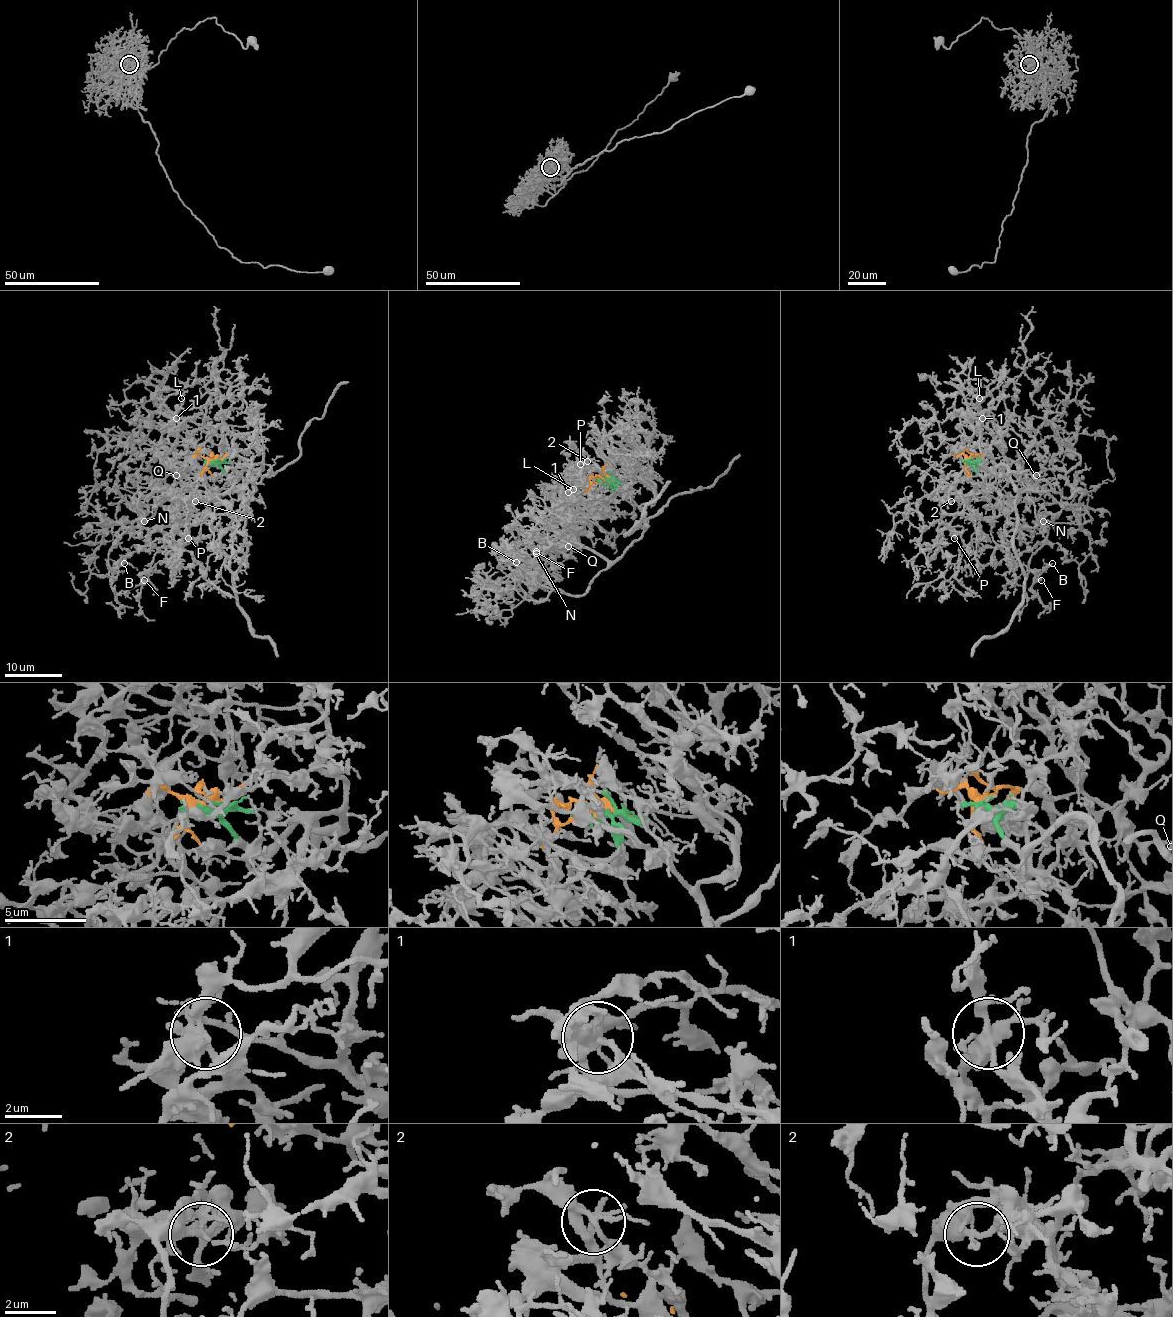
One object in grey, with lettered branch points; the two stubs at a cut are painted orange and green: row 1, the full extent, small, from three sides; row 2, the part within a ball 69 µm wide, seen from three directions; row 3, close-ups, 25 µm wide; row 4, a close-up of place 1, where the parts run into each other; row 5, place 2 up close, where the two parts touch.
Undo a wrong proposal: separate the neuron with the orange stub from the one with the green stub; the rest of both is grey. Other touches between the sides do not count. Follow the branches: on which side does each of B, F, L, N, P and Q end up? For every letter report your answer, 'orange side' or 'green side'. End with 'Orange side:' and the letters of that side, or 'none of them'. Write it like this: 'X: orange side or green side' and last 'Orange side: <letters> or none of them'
B: orange side
F: orange side
L: orange side
N: orange side
P: green side
Q: orange side
Orange side: B, F, L, N, Q

